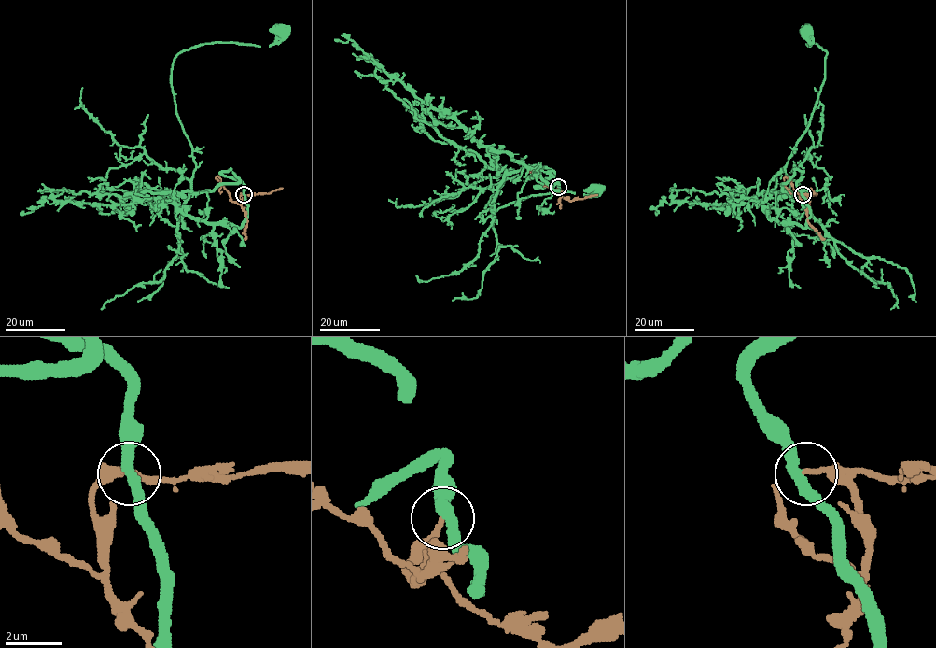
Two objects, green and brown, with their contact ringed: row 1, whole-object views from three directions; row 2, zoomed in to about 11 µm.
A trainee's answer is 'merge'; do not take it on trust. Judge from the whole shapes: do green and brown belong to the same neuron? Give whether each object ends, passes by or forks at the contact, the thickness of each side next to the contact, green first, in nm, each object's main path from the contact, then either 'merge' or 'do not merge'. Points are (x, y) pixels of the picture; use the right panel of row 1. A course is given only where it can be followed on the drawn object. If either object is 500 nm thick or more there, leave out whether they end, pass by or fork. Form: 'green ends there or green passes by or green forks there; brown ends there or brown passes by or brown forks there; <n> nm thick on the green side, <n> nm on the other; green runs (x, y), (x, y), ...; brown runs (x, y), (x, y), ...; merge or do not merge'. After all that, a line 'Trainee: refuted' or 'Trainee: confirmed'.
green passes by; brown ends there; 380 nm thick on the green side, 200 nm on the other; green runs (802, 194), (804, 228), (768, 217), (825, 78), (806, 29); brown runs (803, 194), (808, 197), (809, 204), (803, 202), (786, 176), (784, 185), (791, 193); do not merge
Trainee: refuted

